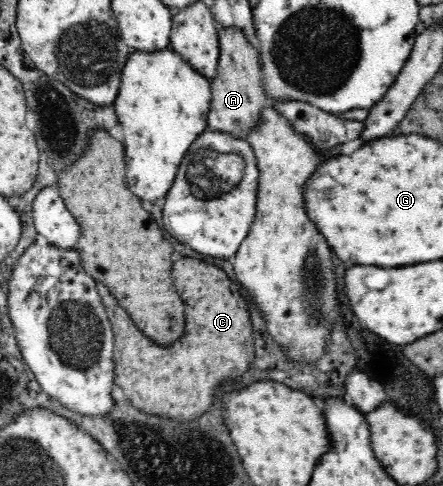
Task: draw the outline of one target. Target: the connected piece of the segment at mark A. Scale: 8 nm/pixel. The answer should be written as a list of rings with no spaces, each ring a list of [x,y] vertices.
[[[236,27],[231,29],[218,29],[220,56],[217,67],[217,75],[215,79],[210,81],[212,93],[211,107],[208,113],[208,129],[232,135],[237,139],[247,140],[247,135],[259,125],[261,121],[261,111],[266,106],[270,105],[271,100],[268,99],[265,93],[265,88],[262,83],[262,64],[256,58],[253,46],[245,39],[243,32]]]

